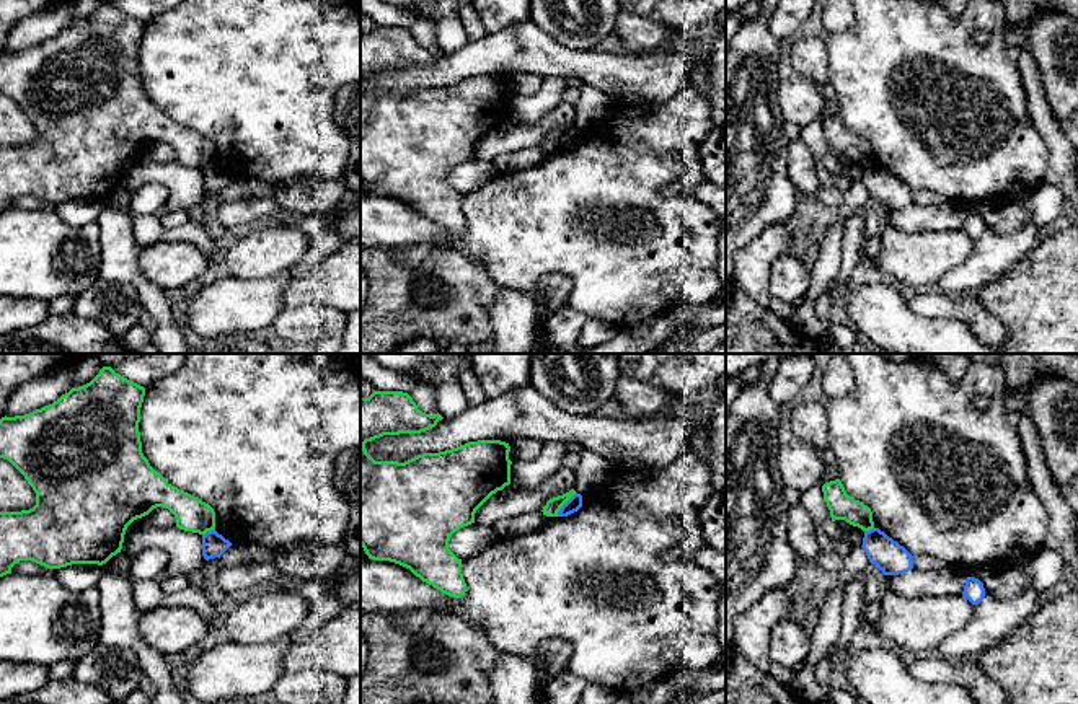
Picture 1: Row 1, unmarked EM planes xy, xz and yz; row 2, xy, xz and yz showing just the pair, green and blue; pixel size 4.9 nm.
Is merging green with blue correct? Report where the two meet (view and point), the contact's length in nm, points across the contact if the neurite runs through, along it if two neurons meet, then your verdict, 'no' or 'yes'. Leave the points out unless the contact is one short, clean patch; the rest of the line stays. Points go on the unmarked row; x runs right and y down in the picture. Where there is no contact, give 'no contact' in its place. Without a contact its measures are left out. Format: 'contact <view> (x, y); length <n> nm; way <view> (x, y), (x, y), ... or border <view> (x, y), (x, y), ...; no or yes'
contact xz (565, 137); length 160 nm; border xz (576, 127), (556, 150); no

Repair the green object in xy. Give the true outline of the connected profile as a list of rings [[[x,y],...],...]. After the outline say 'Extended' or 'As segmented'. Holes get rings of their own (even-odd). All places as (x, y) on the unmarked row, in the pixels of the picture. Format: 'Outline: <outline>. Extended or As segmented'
Outline: [[[103,2],[86,20],[72,23],[57,36],[24,51],[0,54],[0,93],[8,95],[36,127],[36,140],[21,147],[0,147],[0,212],[11,209],[20,196],[33,196],[47,204],[72,199],[106,199],[121,187],[127,161],[153,143],[168,143],[176,161],[205,169],[215,165],[215,147],[201,134],[171,121],[142,88],[139,67],[145,23],[129,16],[111,2]]]. As segmented

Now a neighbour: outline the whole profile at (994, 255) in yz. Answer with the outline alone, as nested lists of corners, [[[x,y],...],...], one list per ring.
[[[1032,225],[1013,235],[985,228],[983,235],[975,240],[974,254],[946,271],[934,288],[948,297],[979,293],[987,284],[1005,275],[1031,254],[1037,233],[1039,230]]]

